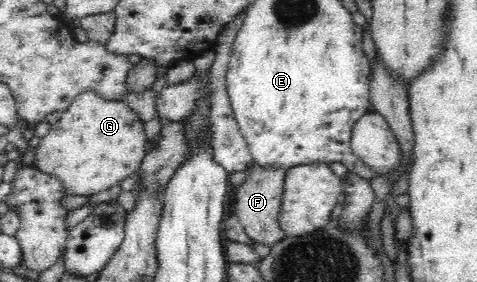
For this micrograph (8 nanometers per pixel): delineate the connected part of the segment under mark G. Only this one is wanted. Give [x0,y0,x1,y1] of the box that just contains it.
[33,91,148,196]

